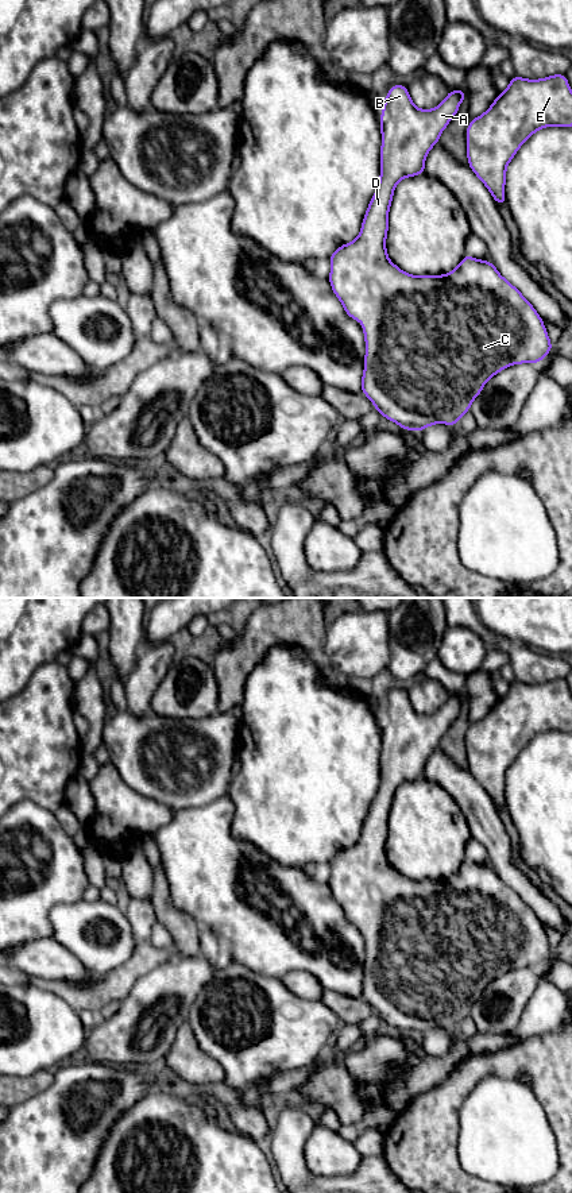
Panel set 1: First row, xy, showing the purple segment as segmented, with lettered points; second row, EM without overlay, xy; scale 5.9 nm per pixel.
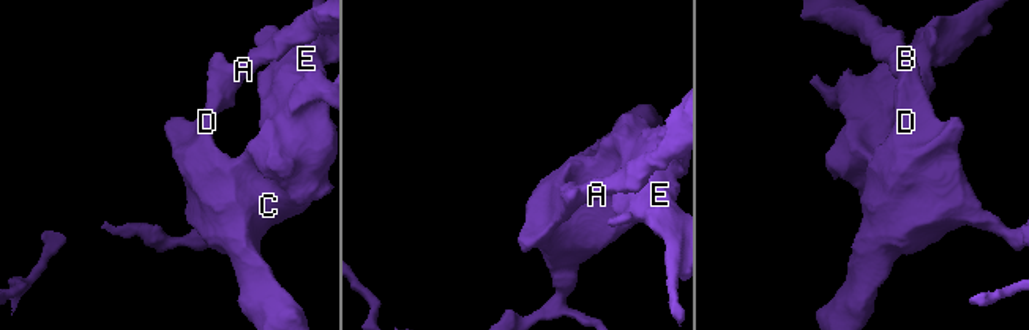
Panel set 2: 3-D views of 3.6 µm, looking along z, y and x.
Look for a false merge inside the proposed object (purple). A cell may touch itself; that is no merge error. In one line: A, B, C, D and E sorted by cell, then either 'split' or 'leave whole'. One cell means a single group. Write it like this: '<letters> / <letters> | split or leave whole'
A B C D E | leave whole

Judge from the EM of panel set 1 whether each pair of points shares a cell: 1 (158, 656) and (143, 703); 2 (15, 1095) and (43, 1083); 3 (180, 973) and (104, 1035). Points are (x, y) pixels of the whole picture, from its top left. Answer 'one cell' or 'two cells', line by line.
1: one cell
2: one cell
3: one cell

